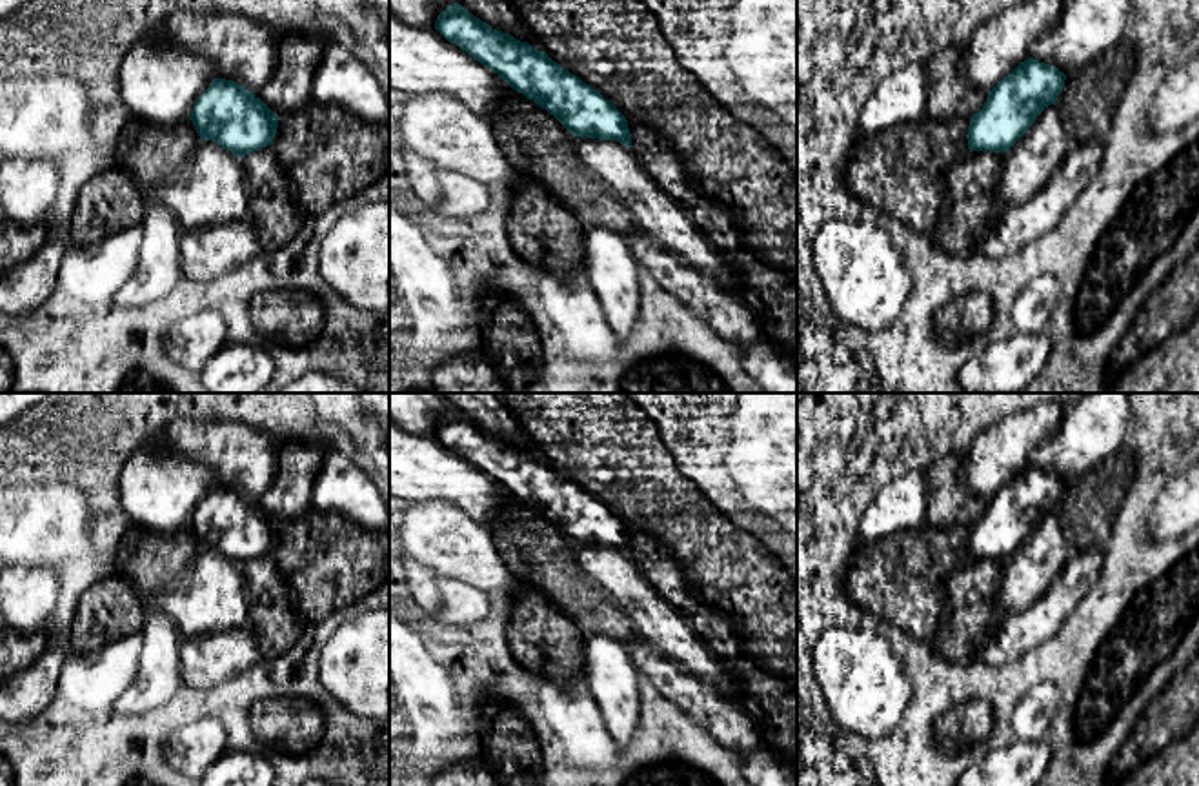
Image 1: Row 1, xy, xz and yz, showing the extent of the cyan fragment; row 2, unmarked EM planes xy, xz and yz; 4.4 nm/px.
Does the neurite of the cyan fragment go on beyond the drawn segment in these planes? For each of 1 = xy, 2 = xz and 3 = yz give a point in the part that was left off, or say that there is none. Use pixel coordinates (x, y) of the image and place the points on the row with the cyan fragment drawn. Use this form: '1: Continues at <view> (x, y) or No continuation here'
1: No continuation here
2: No continuation here
3: No continuation here

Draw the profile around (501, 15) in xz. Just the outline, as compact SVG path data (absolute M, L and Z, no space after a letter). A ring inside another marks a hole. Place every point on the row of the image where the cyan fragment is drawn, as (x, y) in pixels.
M455 0L473 16L480 18L497 31L508 33L520 42L544 51L540 42L531 35L529 27L522 20L520 13L509 0Z

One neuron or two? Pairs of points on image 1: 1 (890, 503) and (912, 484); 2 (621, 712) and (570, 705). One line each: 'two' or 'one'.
1: one
2: two

